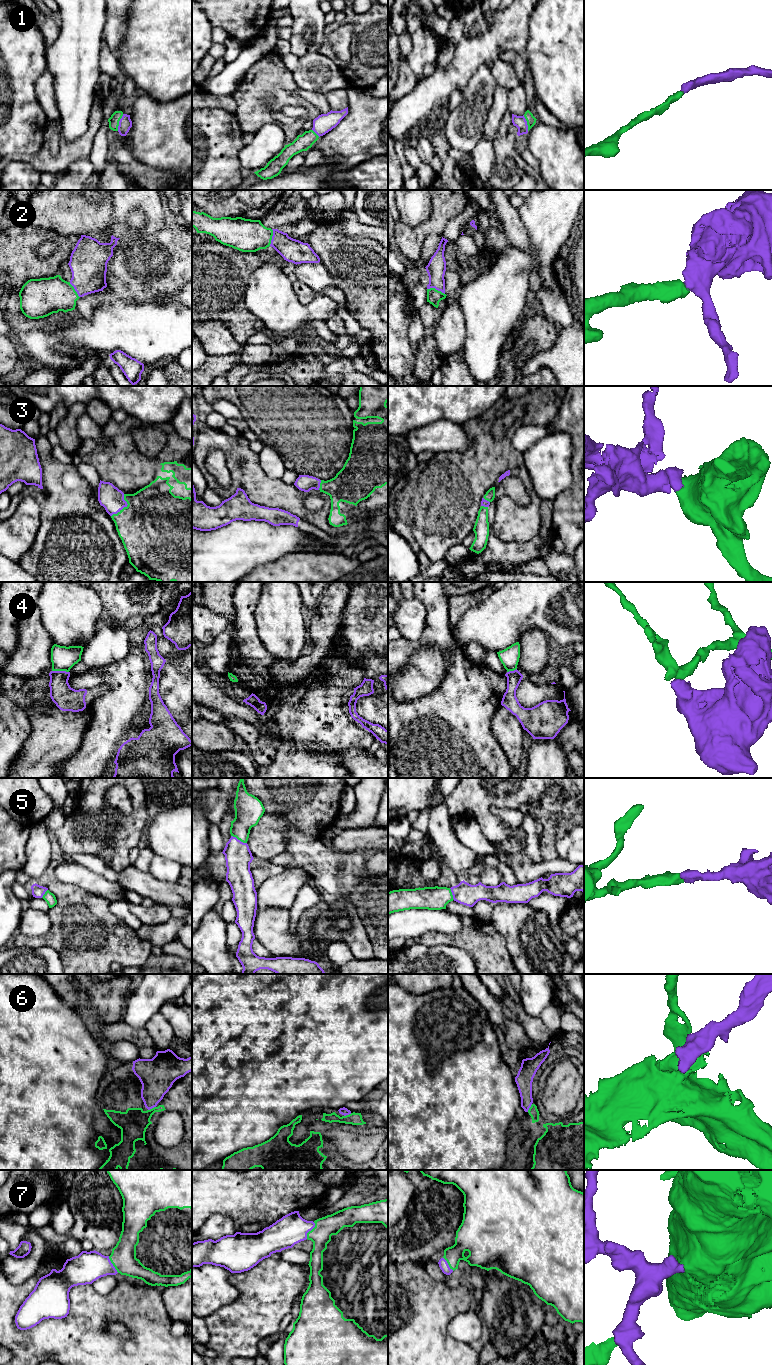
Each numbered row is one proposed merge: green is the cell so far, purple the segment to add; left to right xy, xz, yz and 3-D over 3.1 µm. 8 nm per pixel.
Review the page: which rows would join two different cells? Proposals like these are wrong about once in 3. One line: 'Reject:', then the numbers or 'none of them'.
Reject: 4

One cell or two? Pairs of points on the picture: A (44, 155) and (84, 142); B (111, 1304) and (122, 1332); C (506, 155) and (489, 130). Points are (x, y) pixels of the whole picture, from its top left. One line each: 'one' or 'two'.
A: one
B: two
C: two

